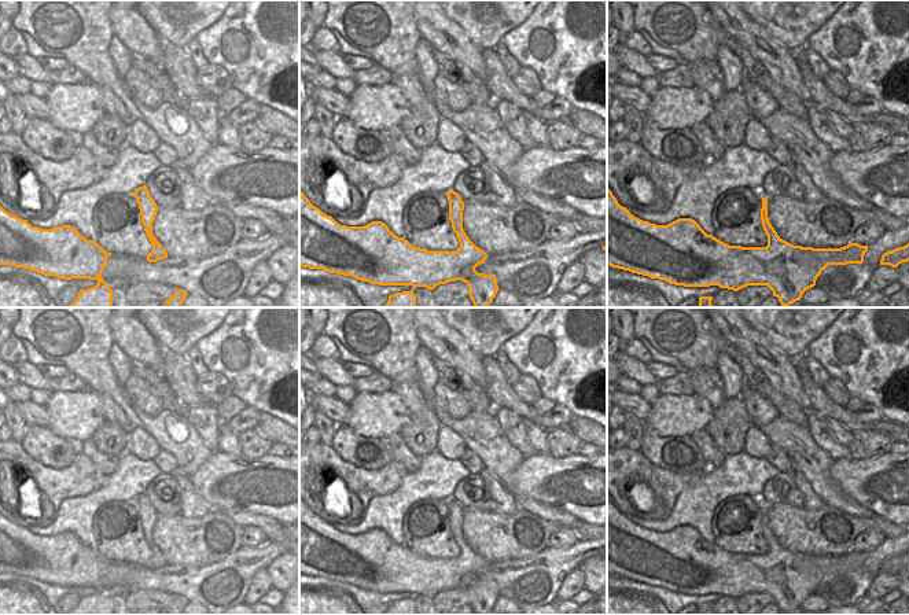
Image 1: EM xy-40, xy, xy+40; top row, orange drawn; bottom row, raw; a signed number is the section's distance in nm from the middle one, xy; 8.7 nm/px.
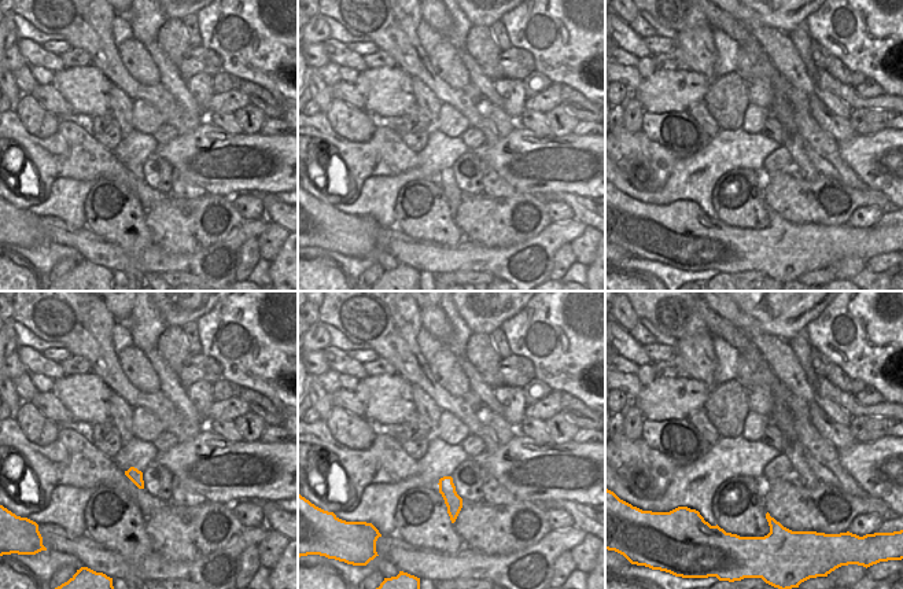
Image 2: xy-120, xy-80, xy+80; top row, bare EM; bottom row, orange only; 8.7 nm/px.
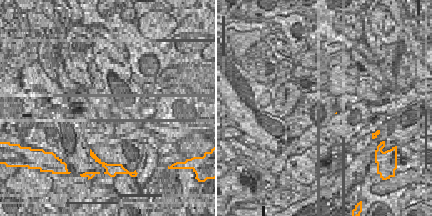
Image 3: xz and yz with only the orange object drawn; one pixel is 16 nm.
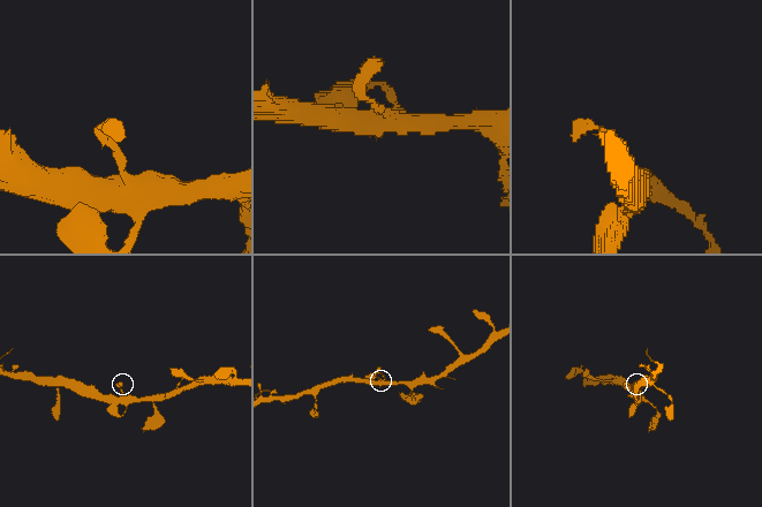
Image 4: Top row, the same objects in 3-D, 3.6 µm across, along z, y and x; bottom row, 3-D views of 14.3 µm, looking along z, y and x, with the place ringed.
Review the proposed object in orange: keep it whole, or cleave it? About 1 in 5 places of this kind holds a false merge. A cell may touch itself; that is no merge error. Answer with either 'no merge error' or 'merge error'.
no merge error

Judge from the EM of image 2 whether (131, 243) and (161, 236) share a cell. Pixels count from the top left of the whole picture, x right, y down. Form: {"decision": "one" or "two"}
{"decision": "two"}

